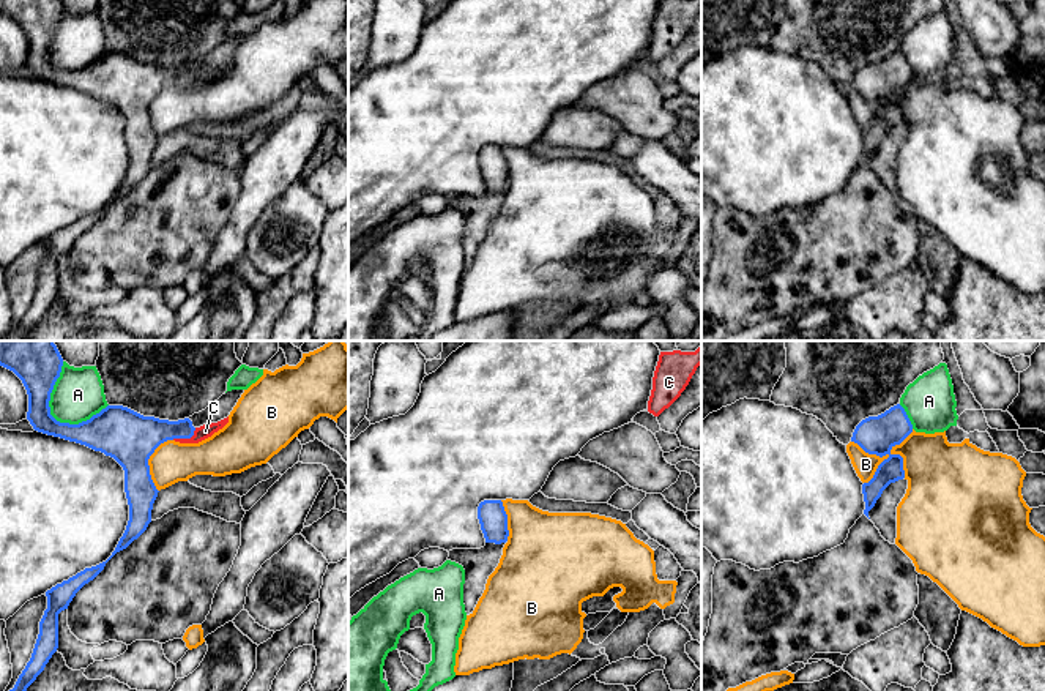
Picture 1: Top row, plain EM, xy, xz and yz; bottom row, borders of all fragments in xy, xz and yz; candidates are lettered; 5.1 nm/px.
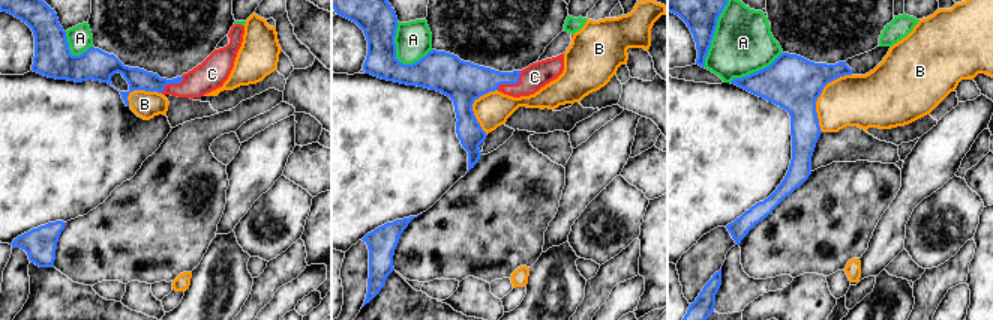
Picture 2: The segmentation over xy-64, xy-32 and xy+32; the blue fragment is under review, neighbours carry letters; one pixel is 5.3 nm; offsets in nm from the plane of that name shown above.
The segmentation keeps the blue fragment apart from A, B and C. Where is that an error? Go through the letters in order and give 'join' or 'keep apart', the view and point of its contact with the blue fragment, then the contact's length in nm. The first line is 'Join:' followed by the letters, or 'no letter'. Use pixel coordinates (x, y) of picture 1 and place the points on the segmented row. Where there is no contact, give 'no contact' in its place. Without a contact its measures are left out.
Join: C
A: keep apart; meets blue in xy at (49, 399); contact 340 nm long
B: keep apart; meets blue in yz at (889, 456); contact 380 nm long
C: join; meets blue in xy at (185, 437); contact 140 nm long

